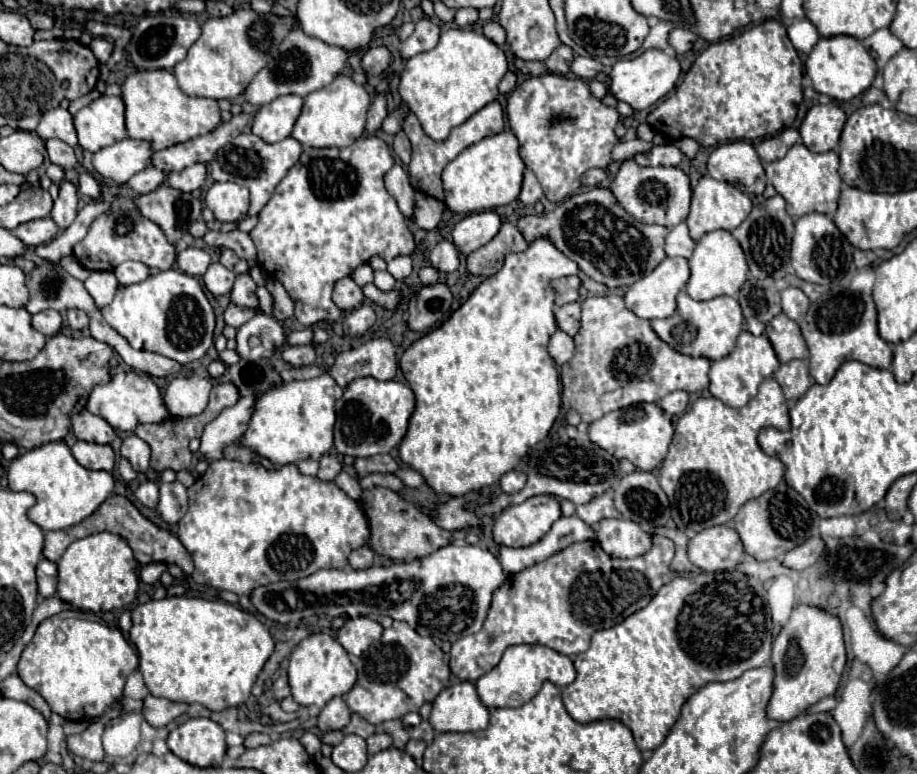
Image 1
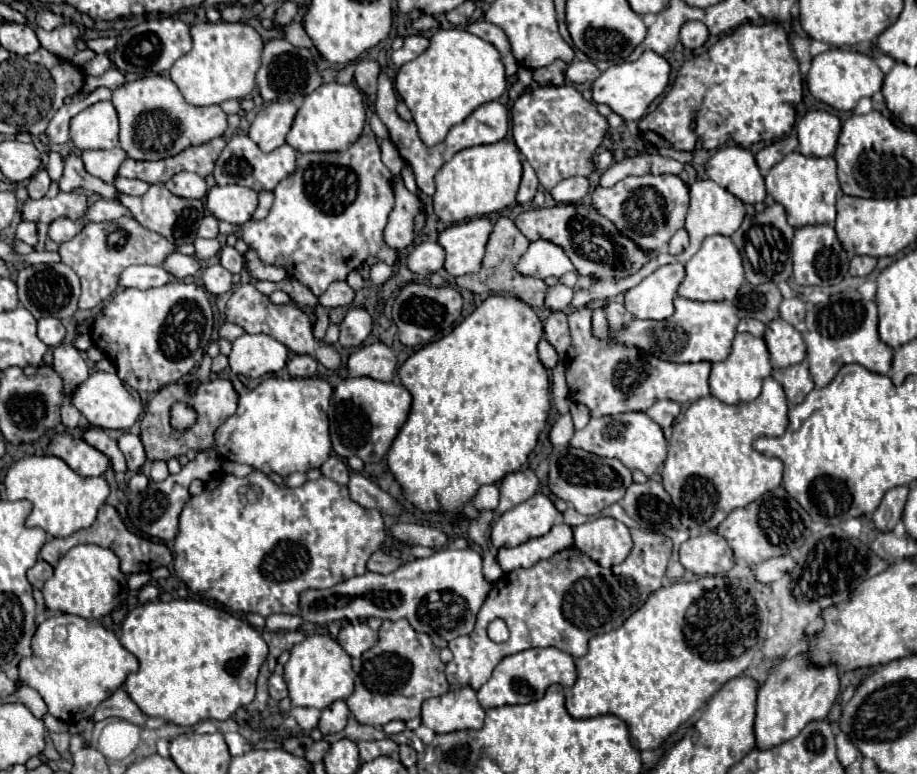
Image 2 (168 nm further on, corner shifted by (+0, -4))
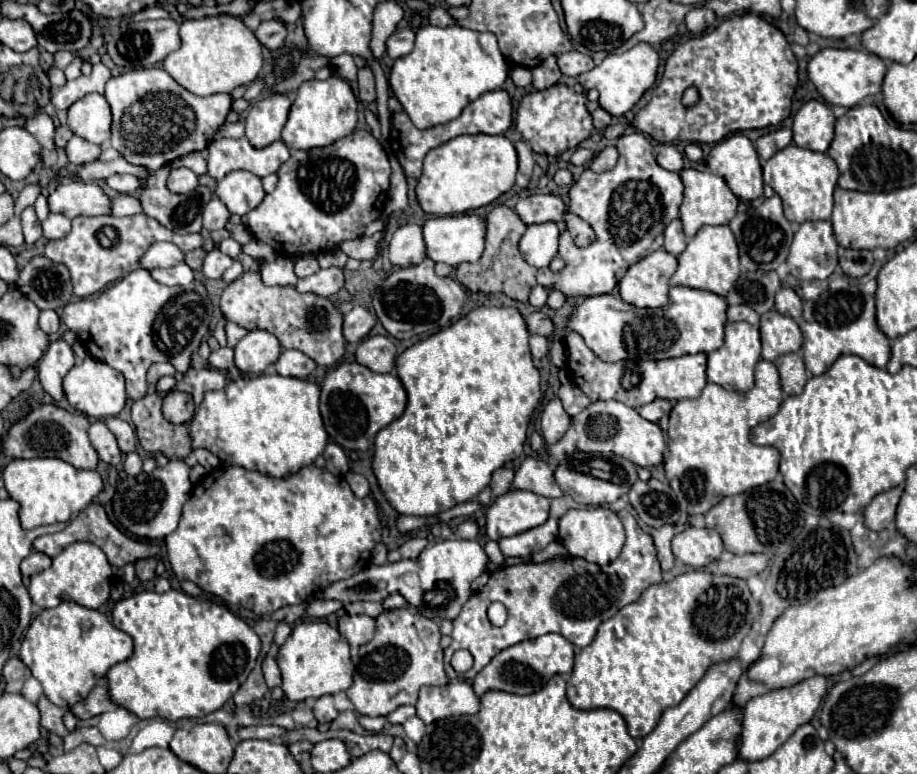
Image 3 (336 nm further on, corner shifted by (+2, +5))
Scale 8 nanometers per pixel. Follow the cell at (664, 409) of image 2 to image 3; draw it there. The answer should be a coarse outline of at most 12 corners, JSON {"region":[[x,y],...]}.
{"region":[[656,398],[638,412],[650,422],[670,414],[672,404]]}

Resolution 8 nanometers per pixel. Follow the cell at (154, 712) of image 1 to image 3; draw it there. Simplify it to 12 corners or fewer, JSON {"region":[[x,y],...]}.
{"region":[[106,684],[72,706],[76,718],[92,718],[118,706]]}

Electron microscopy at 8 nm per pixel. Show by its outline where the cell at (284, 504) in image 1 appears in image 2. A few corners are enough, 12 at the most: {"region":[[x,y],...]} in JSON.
{"region":[[218,475],[174,539],[234,613],[366,573],[386,527],[328,477]]}

